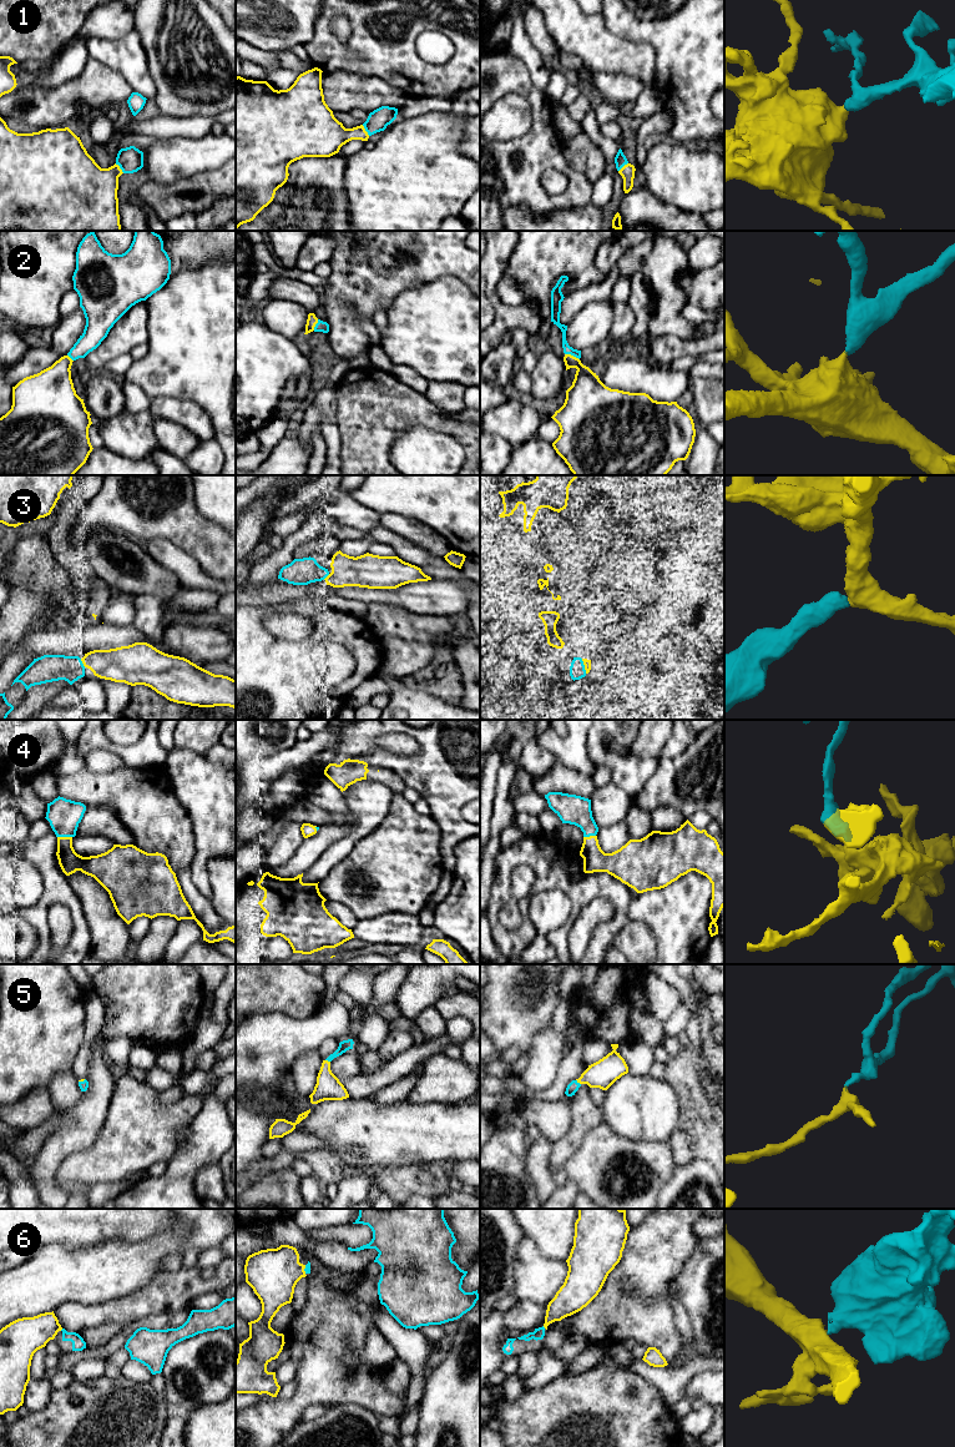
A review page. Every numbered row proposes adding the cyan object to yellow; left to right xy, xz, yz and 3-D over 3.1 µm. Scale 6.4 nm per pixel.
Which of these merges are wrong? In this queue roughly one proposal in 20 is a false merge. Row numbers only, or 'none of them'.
none of them

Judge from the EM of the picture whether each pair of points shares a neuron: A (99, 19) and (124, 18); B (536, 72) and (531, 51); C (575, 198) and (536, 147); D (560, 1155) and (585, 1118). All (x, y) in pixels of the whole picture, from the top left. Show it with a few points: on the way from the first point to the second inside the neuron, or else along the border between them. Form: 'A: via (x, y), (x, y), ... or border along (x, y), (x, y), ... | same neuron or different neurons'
A: via (105, 19), (117, 18) | same neuron
B: via (536, 67), (531, 56) | same neuron
C: via (575, 183), (575, 179), (551, 156) | same neuron
D: via (565, 1146), (580, 1127) | same neuron

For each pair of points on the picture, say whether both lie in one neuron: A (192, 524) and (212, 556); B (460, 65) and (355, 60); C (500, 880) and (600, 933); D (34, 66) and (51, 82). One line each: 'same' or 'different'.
A: same
B: same
C: same
D: different

